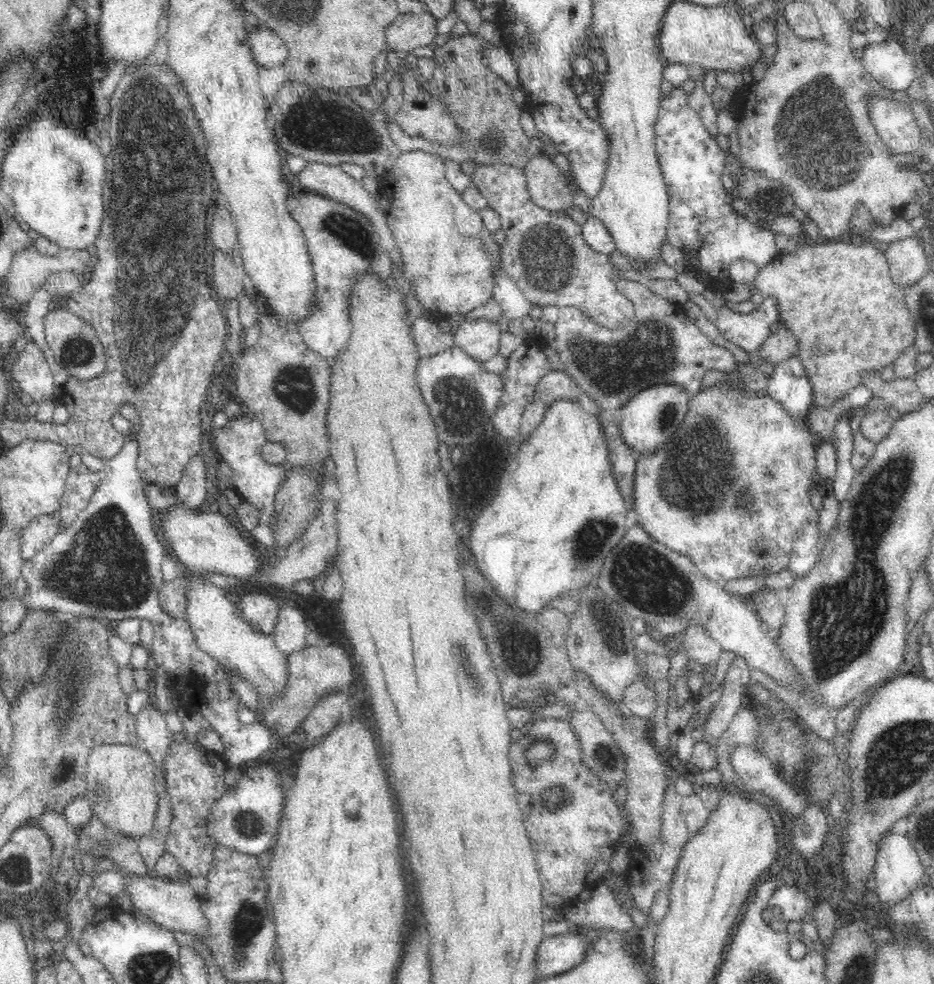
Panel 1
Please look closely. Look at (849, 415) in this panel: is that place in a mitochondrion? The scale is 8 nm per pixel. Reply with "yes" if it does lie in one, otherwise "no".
no

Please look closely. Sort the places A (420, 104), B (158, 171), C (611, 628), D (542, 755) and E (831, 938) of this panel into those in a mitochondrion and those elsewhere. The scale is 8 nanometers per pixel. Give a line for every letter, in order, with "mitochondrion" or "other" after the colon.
A: other
B: mitochondrion
C: mitochondrion
D: mitochondrion
E: other

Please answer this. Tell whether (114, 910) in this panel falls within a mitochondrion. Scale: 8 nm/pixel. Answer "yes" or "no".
no

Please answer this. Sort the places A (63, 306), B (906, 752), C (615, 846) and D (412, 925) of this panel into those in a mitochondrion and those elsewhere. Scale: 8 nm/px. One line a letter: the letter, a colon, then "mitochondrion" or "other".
A: other
B: mitochondrion
C: other
D: other

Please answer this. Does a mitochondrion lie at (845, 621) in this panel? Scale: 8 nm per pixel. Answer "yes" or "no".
yes

